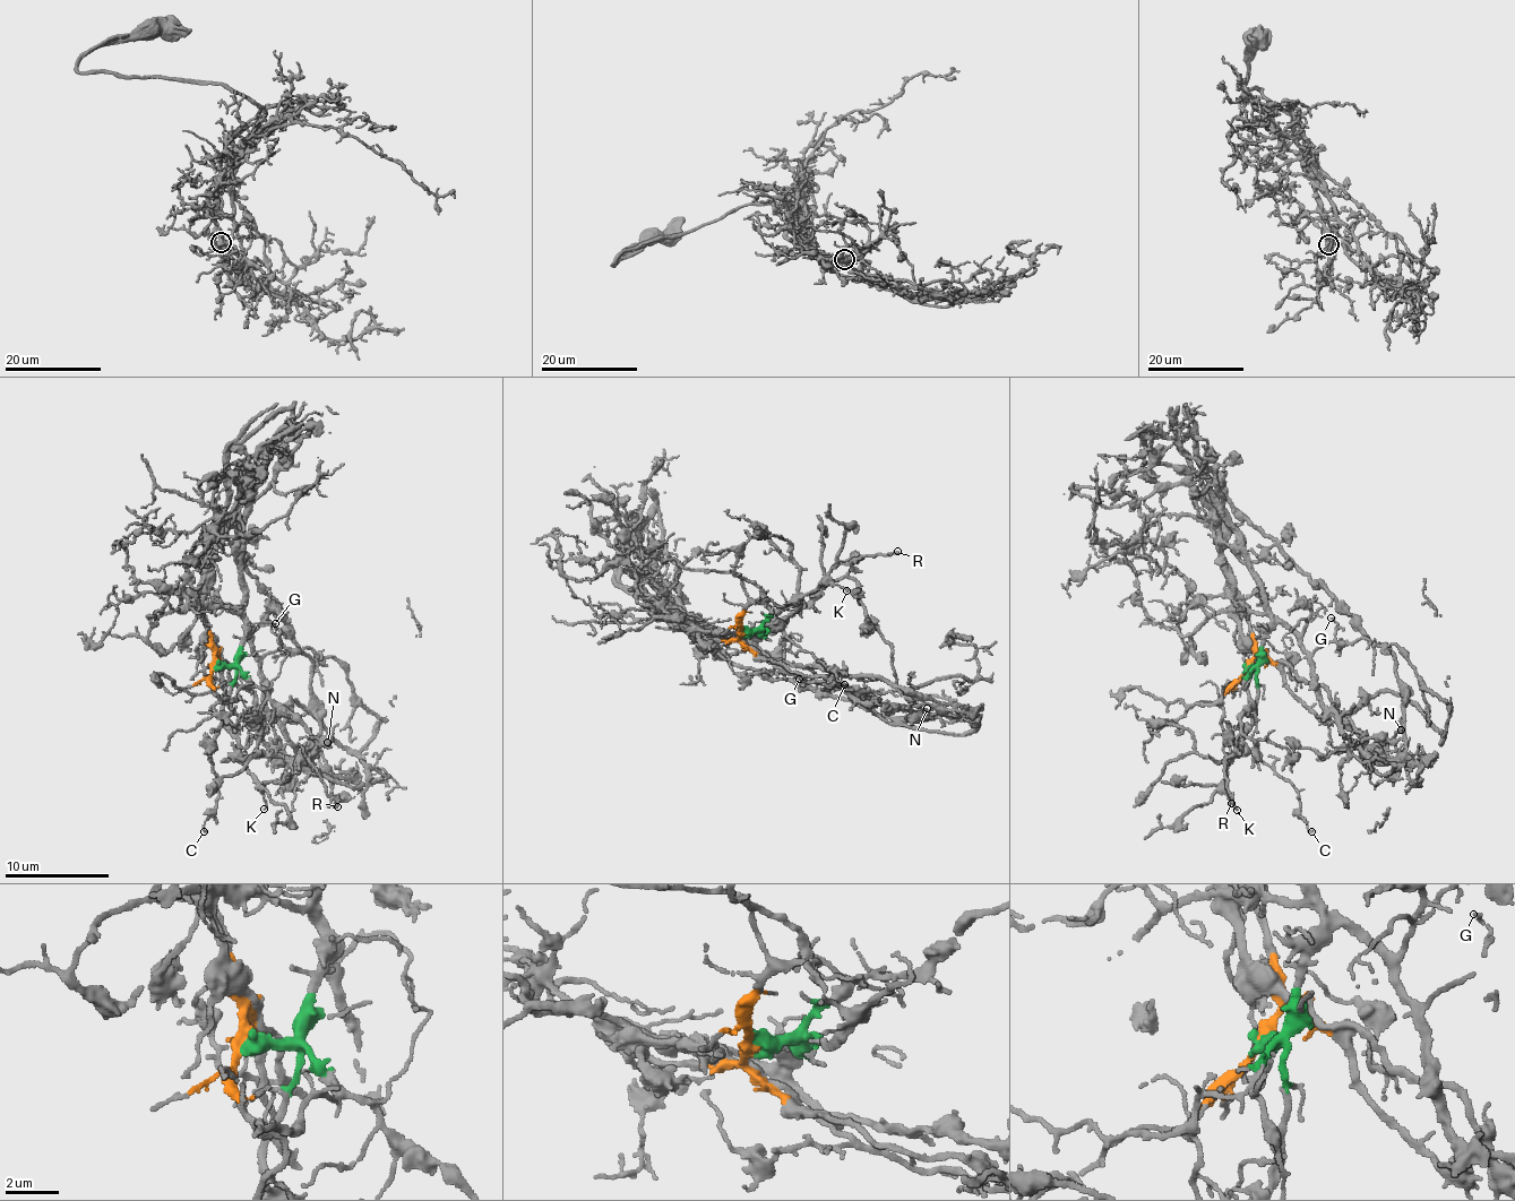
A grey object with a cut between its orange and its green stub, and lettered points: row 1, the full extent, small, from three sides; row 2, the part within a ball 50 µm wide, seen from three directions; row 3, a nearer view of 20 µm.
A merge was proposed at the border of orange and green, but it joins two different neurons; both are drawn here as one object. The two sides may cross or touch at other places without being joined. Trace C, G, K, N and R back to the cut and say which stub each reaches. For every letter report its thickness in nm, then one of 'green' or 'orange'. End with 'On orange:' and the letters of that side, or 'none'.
C: 110 nm thick; orange
G: 80 nm thick; green
K: 110 nm thick; green
N: 130 nm thick; green
R: 130 nm thick; green
On orange: C

